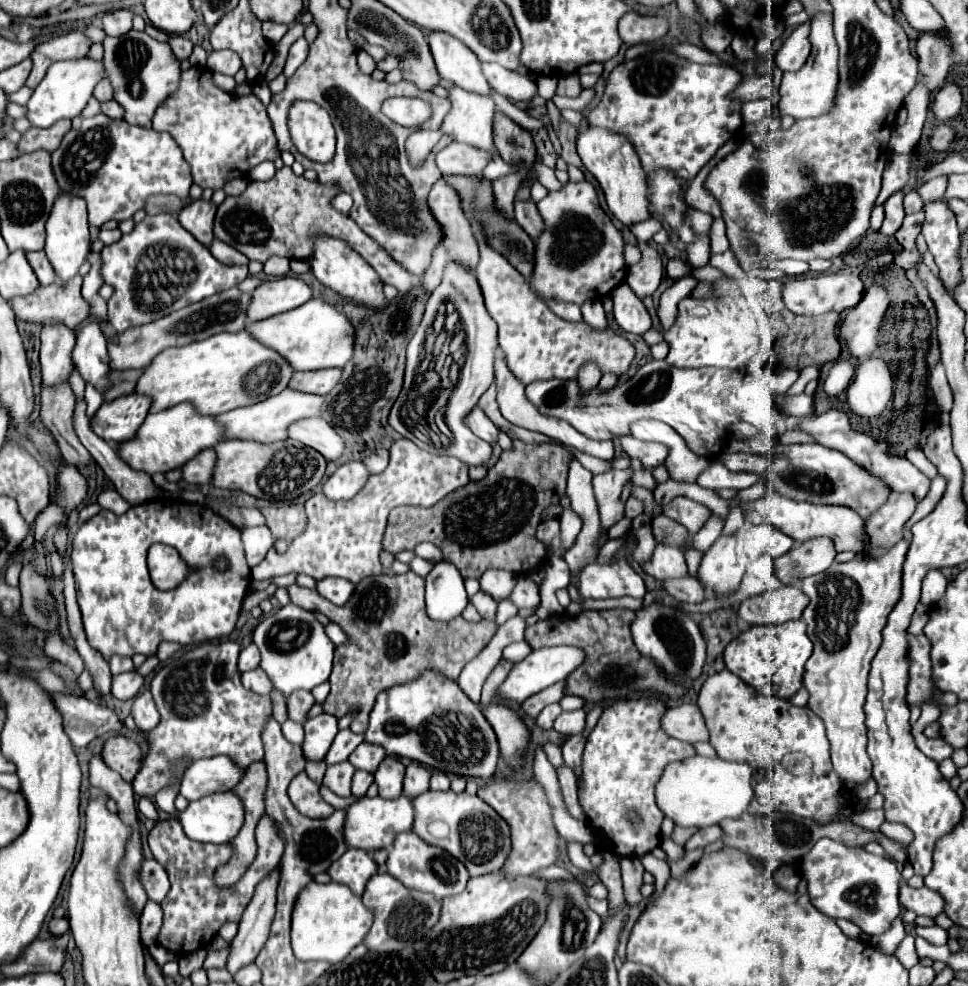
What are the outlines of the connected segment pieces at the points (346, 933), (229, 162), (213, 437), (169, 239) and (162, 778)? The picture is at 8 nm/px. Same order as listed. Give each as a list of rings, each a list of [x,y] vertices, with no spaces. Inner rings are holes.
[[[308,882],[306,890],[302,890],[302,894],[298,894],[298,900],[294,904],[292,910],[292,950],[294,956],[298,960],[322,960],[328,964],[336,964],[342,962],[350,950],[354,946],[358,946],[364,936],[368,934],[370,926],[372,926],[372,912],[362,904],[362,900],[352,894],[352,890],[344,884],[336,884],[336,882],[328,882],[328,884],[318,884],[318,882]]]
[[[182,70],[180,88],[162,106],[158,106],[152,128],[168,132],[174,138],[184,152],[184,160],[192,168],[194,184],[200,188],[220,190],[226,182],[248,176],[248,172],[260,162],[274,162],[280,156],[272,122],[260,98],[254,94],[230,96],[228,92],[218,90],[212,82],[210,70]]]
[[[184,402],[166,408],[162,412],[148,414],[144,424],[138,428],[136,436],[132,440],[118,444],[116,452],[132,470],[146,474],[156,474],[156,472],[164,474],[174,468],[180,468],[184,462],[192,460],[200,450],[212,448],[220,440],[222,440],[222,426],[218,426],[212,416],[202,416],[194,410],[192,404]]]
[[[174,214],[146,216],[130,234],[124,234],[118,242],[104,246],[102,260],[102,278],[106,284],[114,286],[114,294],[108,300],[108,322],[118,334],[130,326],[152,322],[154,318],[180,310],[182,306],[224,292],[248,276],[248,266],[226,266],[218,262],[206,246],[202,246],[188,230],[182,228]],[[170,258],[184,258],[184,266],[180,260],[178,268],[172,270],[148,268],[148,260]]]
[[[232,640],[224,642],[204,642],[182,654],[170,658],[170,662],[160,668],[150,684],[156,708],[160,712],[160,724],[150,732],[150,754],[156,760],[144,760],[142,770],[136,774],[132,786],[138,796],[154,796],[162,786],[176,782],[180,776],[170,768],[170,760],[184,754],[194,760],[206,756],[226,754],[248,768],[250,762],[264,758],[262,748],[262,726],[268,716],[272,716],[270,696],[260,696],[246,690],[240,682],[238,672],[240,646]]]

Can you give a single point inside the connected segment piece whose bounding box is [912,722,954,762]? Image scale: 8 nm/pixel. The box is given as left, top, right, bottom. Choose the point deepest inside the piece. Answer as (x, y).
(937, 749)

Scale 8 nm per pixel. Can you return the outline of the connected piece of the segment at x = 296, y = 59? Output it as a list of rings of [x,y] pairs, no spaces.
[[[304,38],[296,40],[296,44],[290,48],[290,54],[288,54],[288,60],[286,60],[286,66],[284,66],[284,74],[286,78],[290,78],[294,74],[294,70],[306,60],[308,56],[308,42]]]

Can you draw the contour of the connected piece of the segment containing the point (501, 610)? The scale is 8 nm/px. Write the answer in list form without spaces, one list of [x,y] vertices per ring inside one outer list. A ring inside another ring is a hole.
[[[504,598],[500,604],[498,604],[498,614],[496,614],[496,624],[504,624],[508,618],[516,616],[518,608],[510,602],[510,598]]]

